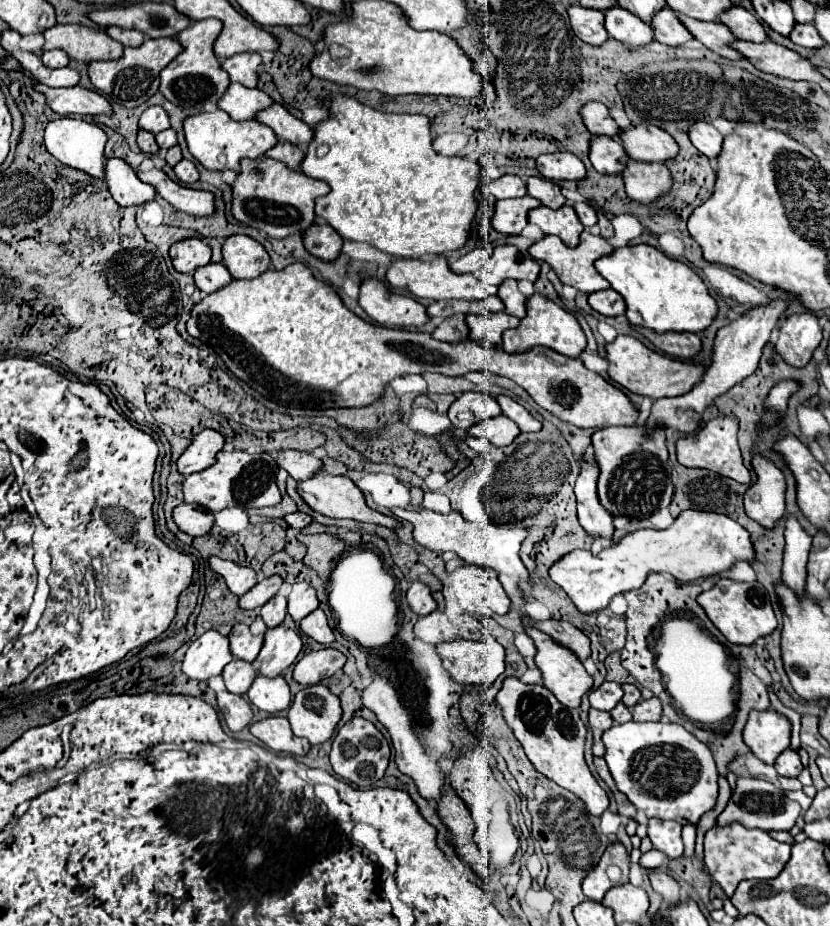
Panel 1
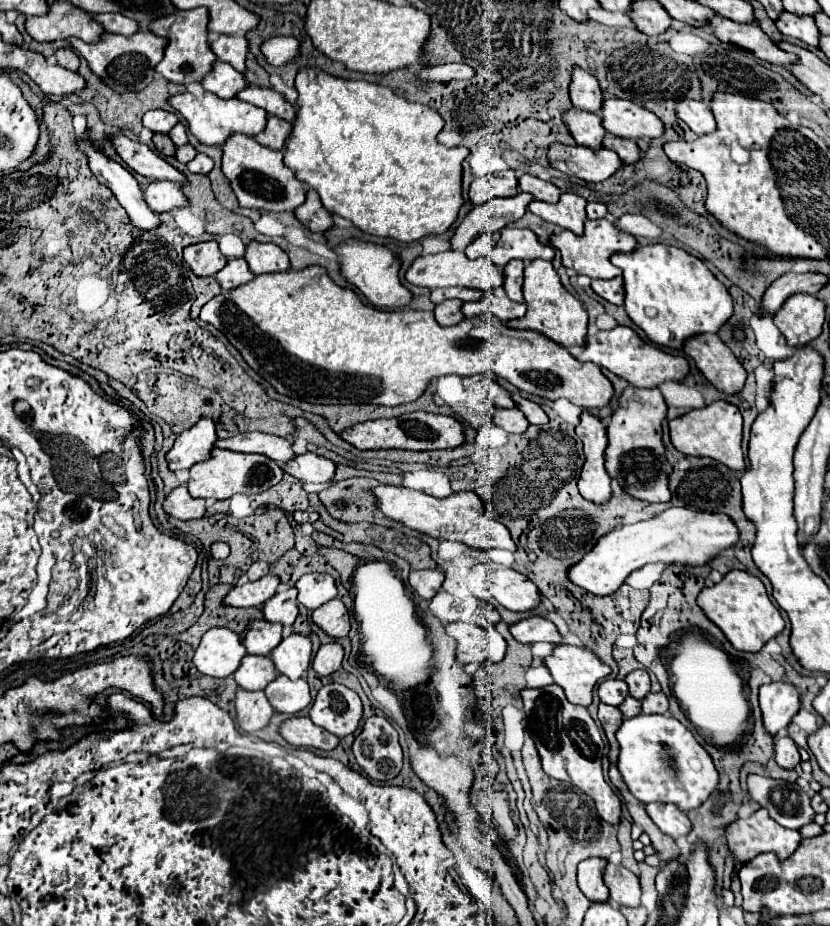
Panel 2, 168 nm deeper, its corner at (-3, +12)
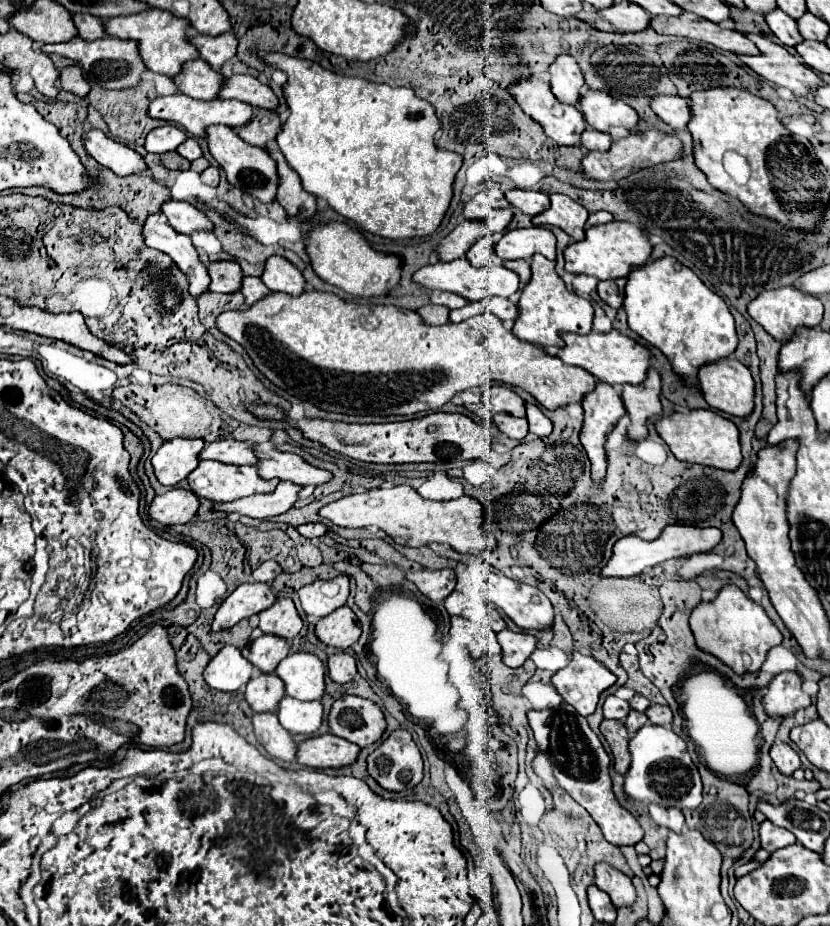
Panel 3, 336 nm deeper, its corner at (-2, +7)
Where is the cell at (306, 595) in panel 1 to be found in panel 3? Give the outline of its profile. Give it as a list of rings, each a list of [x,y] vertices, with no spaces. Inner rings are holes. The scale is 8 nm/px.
[[[341,574],[333,580],[317,580],[303,586],[297,594],[305,614],[323,618],[347,602],[349,578]]]

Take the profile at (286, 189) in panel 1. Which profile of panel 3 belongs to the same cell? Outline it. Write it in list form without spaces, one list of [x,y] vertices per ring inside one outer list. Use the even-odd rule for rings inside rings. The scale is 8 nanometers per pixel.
[[[209,126],[207,128],[207,142],[209,142],[209,150],[211,150],[213,158],[225,170],[229,182],[233,182],[237,188],[241,188],[251,198],[261,200],[263,204],[275,202],[277,184],[279,184],[277,162],[269,156],[269,152],[265,148],[257,148],[257,146],[245,144],[237,136],[237,132],[233,128],[229,128],[229,126]]]

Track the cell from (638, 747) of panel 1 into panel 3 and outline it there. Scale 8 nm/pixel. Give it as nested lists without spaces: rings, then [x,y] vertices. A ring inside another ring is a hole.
[[[647,722],[629,740],[631,766],[625,772],[625,792],[639,802],[675,806],[675,808],[697,808],[703,798],[703,782],[697,766],[693,764],[687,744],[669,726],[655,726]]]

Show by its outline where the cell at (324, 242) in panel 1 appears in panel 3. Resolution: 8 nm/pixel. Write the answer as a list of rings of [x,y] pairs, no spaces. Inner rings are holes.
[[[271,152],[271,156],[277,160],[277,172],[281,176],[281,184],[277,190],[279,204],[285,208],[289,216],[311,220],[317,214],[317,198],[301,188],[301,180],[297,172],[293,172],[289,164],[285,164],[285,158],[281,156],[281,152],[279,154]]]

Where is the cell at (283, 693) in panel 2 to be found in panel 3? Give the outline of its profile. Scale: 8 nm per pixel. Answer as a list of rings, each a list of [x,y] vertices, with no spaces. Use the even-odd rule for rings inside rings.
[[[285,696],[277,706],[277,718],[281,726],[293,734],[313,734],[321,726],[323,706],[319,700],[303,702],[303,700]]]

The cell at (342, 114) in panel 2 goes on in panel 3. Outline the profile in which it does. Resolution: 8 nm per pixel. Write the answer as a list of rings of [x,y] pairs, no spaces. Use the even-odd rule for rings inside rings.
[[[259,52],[259,56],[287,72],[285,100],[291,110],[283,130],[277,136],[277,144],[299,174],[301,186],[327,204],[361,230],[391,240],[423,238],[433,234],[453,198],[453,178],[463,164],[463,156],[435,146],[435,132],[439,130],[439,118],[429,102],[417,98],[411,88],[391,88],[385,84],[373,84],[363,78],[341,76],[321,68],[319,64],[303,58],[293,58],[277,52]]]

